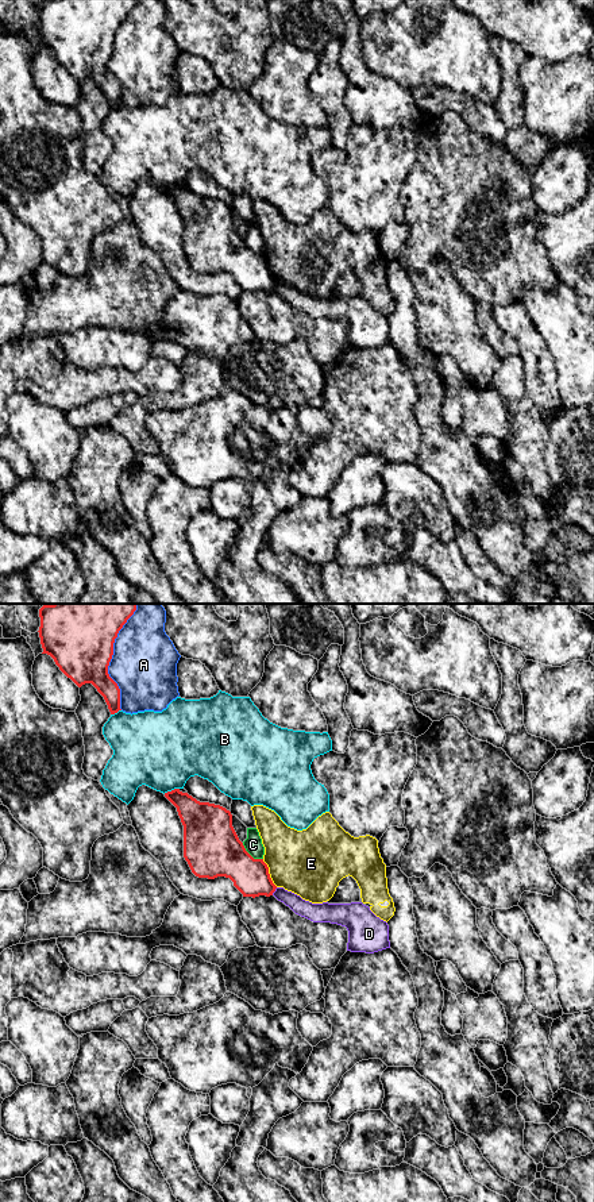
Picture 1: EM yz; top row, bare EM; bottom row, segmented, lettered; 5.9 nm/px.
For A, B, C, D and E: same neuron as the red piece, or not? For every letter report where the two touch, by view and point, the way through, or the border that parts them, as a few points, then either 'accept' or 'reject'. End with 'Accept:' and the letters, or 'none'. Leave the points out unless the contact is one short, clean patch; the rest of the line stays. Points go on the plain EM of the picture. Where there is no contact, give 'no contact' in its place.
A: contact yz (111, 53); reject
B: contact yz (170, 187); reject
C: contact yz (250, 250); border yz (242, 238), (254, 253), (262, 254); reject
D: contact yz (274, 285); border yz (277, 282), (272, 289); reject
E: contact yz (267, 268); border yz (262, 254), (270, 274), (277, 281); reject
Accept: none

